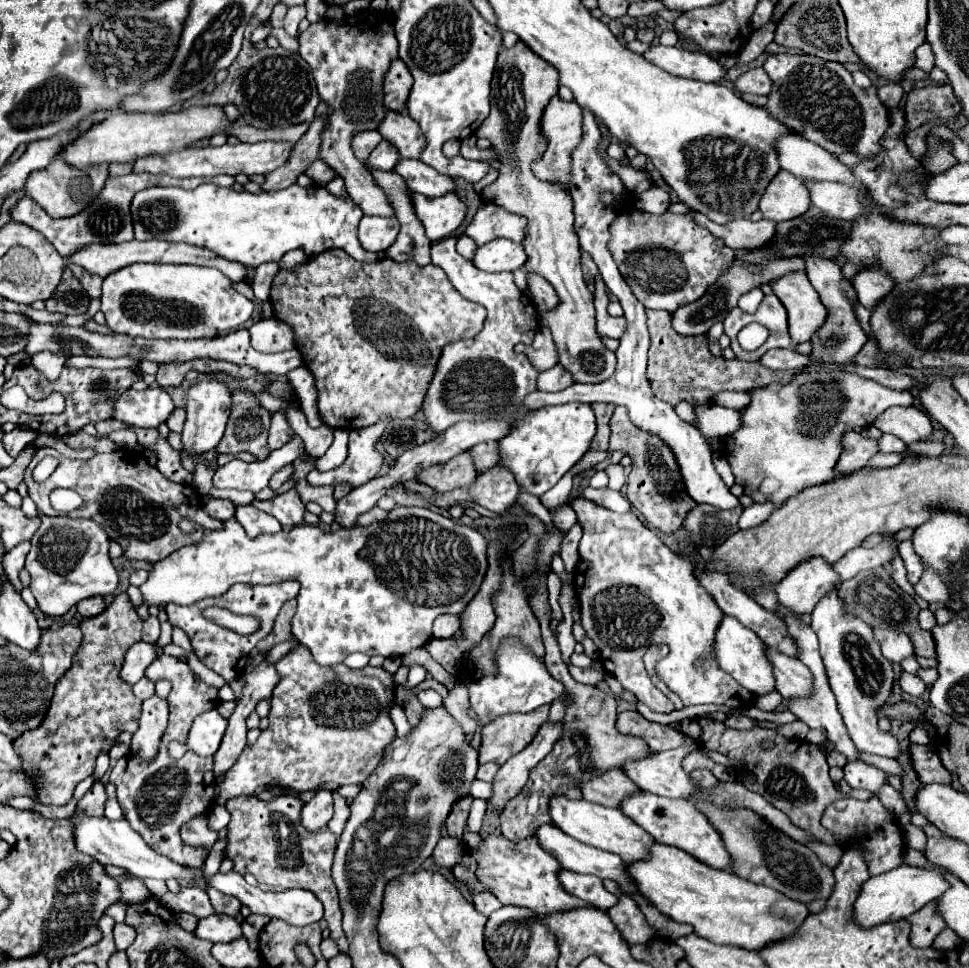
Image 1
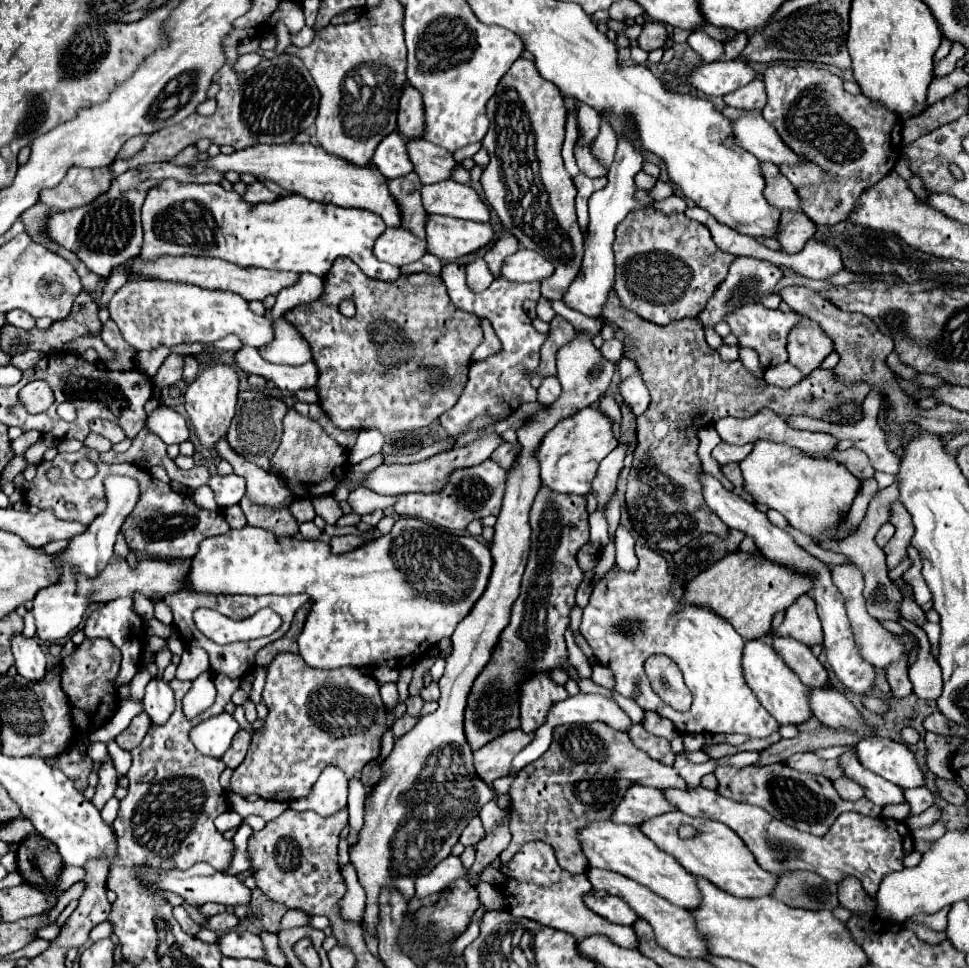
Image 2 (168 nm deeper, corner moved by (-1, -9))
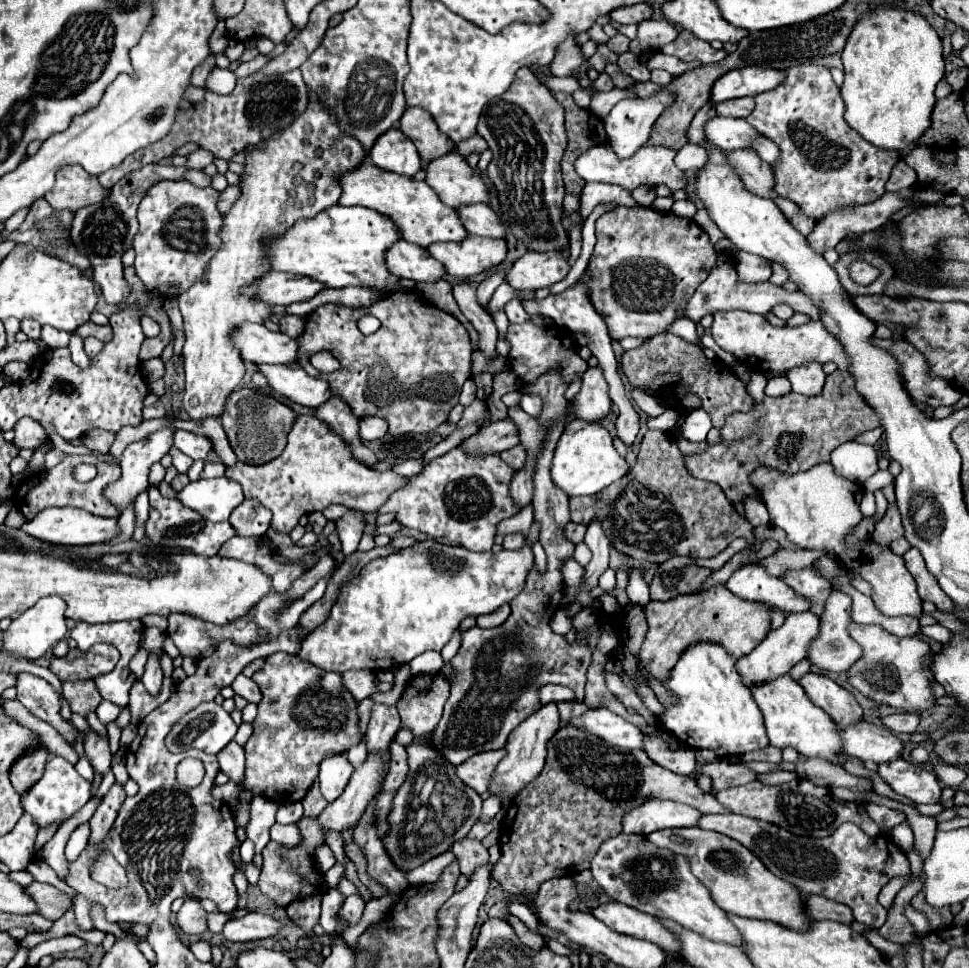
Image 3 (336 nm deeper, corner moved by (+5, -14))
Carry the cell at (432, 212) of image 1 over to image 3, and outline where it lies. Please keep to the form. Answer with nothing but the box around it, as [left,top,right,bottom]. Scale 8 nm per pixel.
[428,236,508,280]

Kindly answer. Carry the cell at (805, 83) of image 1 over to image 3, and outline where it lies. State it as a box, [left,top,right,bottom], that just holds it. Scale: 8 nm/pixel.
[746,64,898,220]

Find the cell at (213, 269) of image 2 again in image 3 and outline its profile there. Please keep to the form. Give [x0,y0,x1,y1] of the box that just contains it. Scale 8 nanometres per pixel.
[258,272,328,306]

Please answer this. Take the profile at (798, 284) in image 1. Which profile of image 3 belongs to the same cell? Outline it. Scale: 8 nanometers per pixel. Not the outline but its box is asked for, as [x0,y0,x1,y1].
[788,362,826,396]

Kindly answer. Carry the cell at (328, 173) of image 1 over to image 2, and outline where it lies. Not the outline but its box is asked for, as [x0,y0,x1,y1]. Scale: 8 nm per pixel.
[190,143,400,227]

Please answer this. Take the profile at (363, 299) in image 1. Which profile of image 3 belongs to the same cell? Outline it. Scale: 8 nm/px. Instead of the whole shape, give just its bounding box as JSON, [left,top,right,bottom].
[298,290,472,436]

